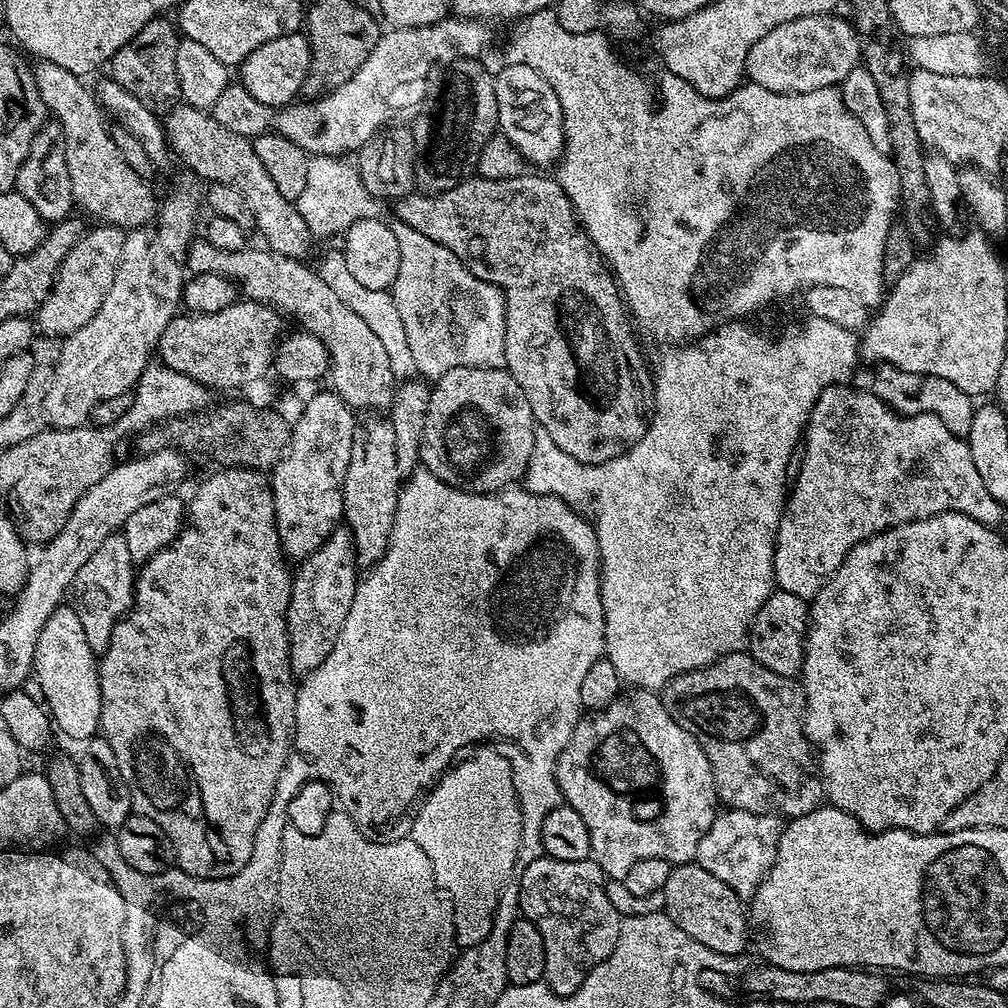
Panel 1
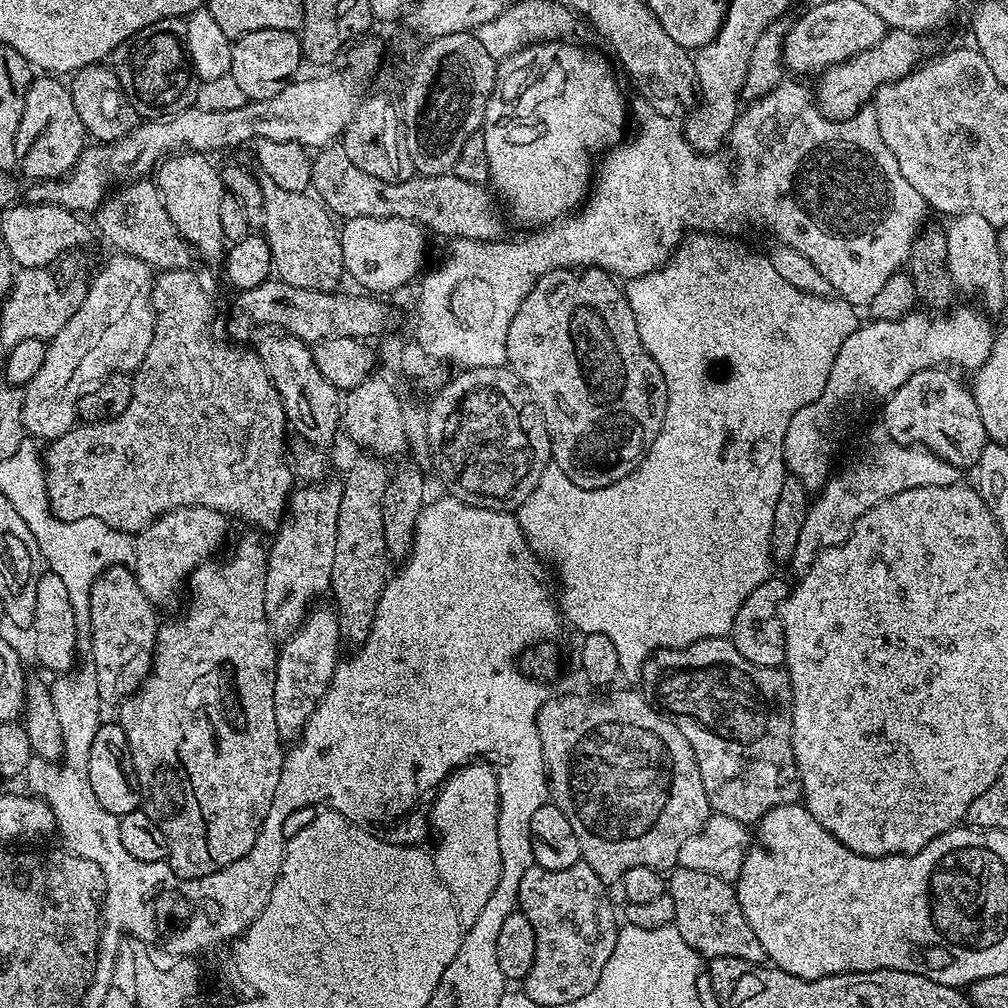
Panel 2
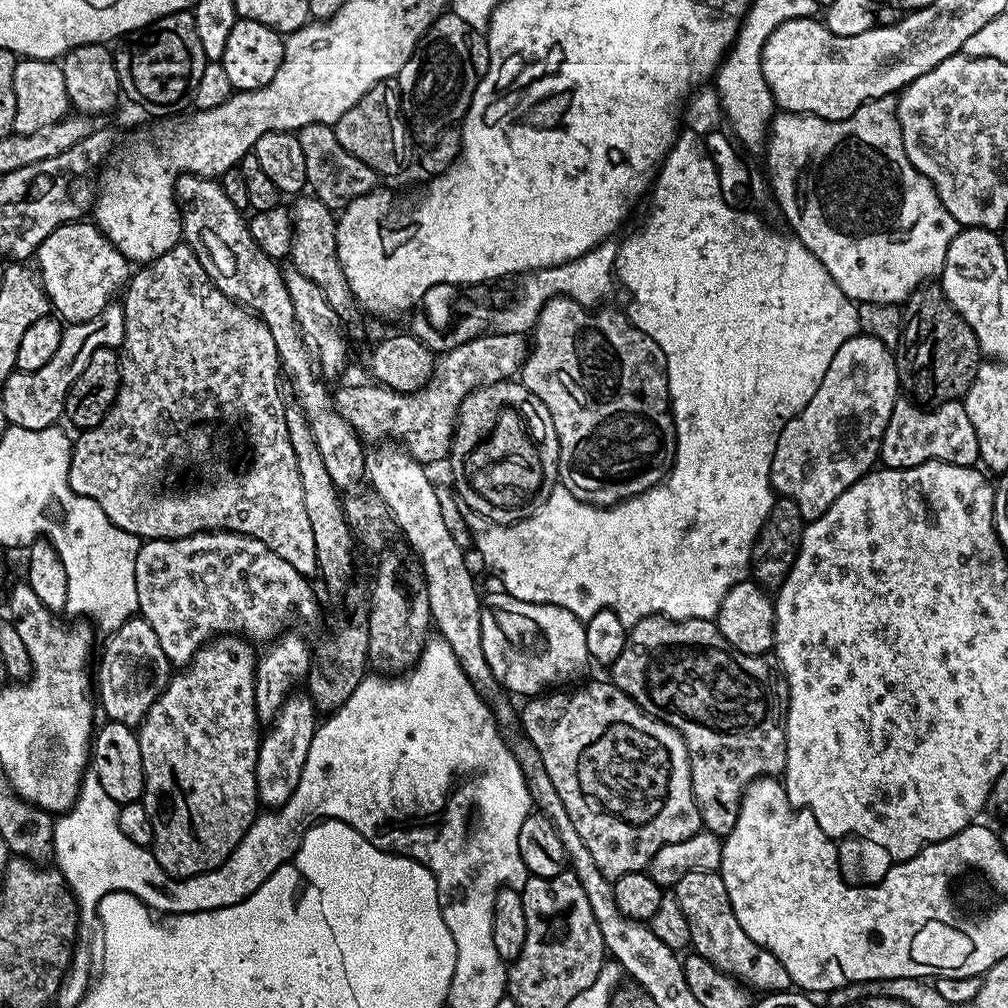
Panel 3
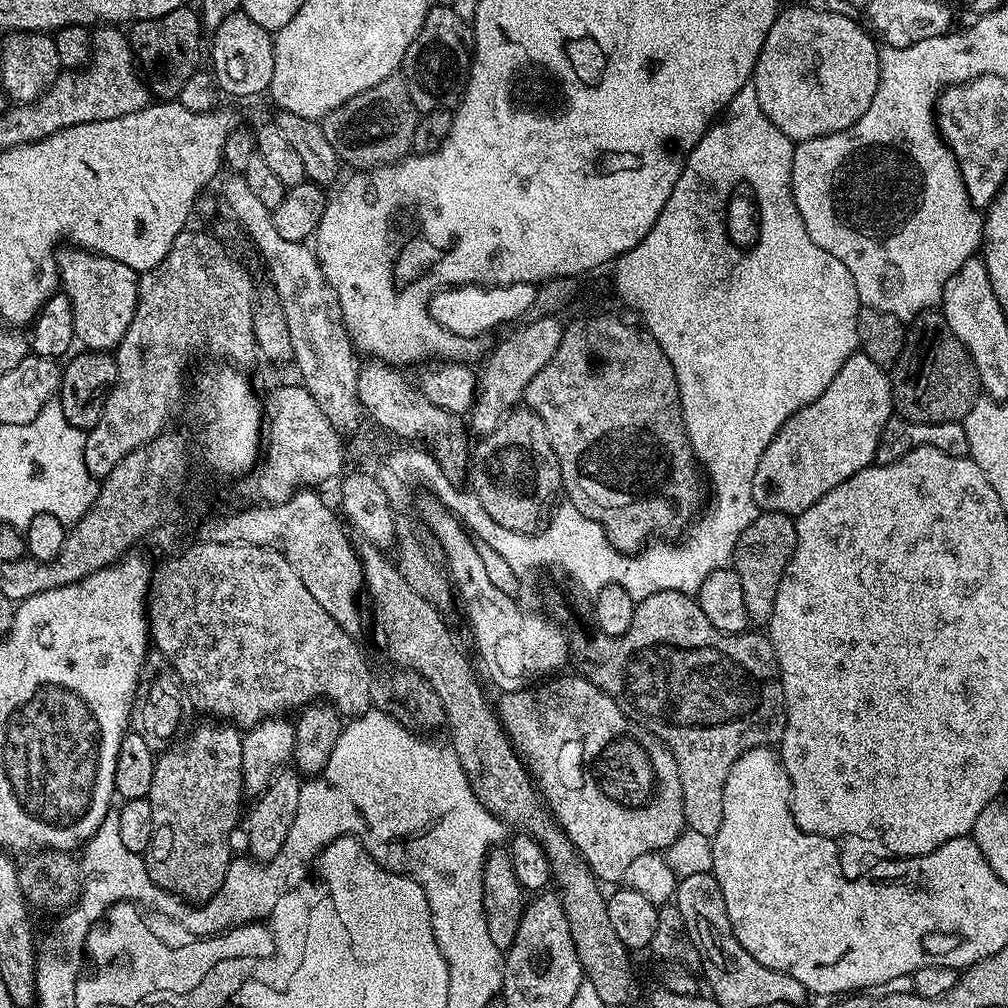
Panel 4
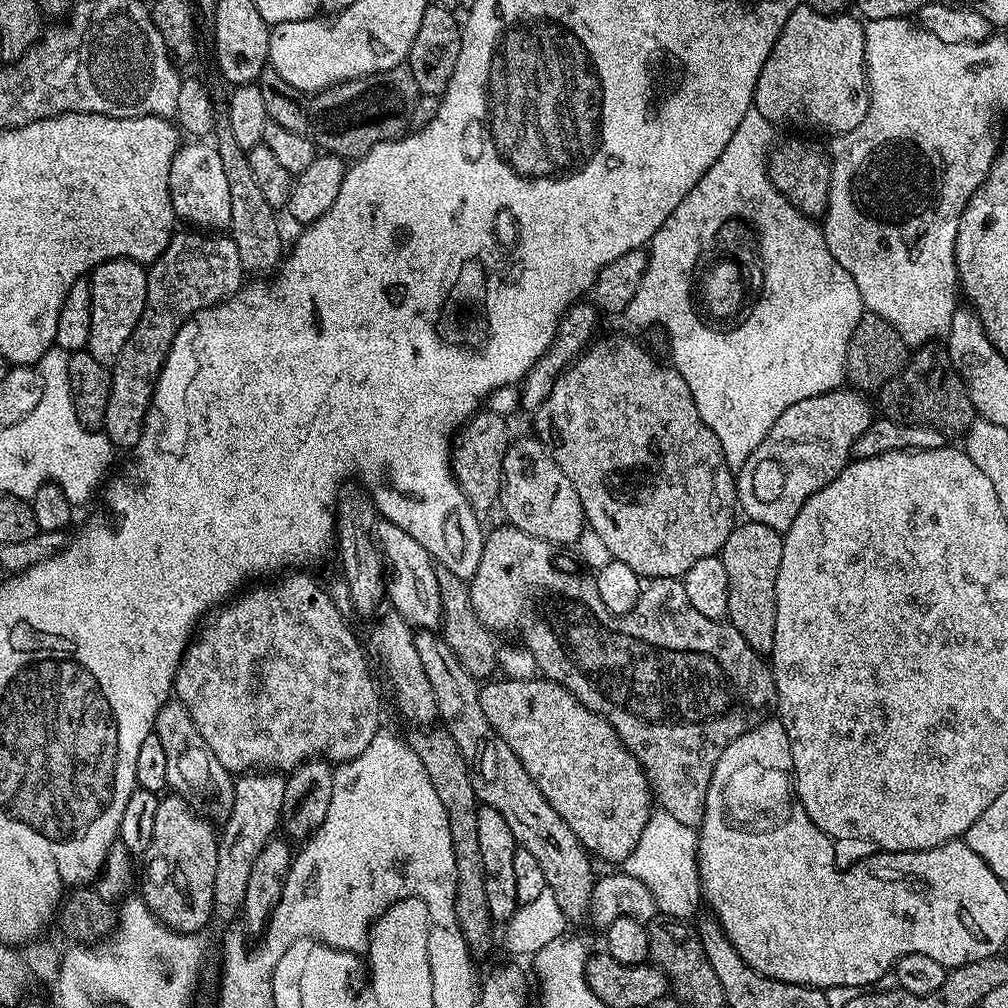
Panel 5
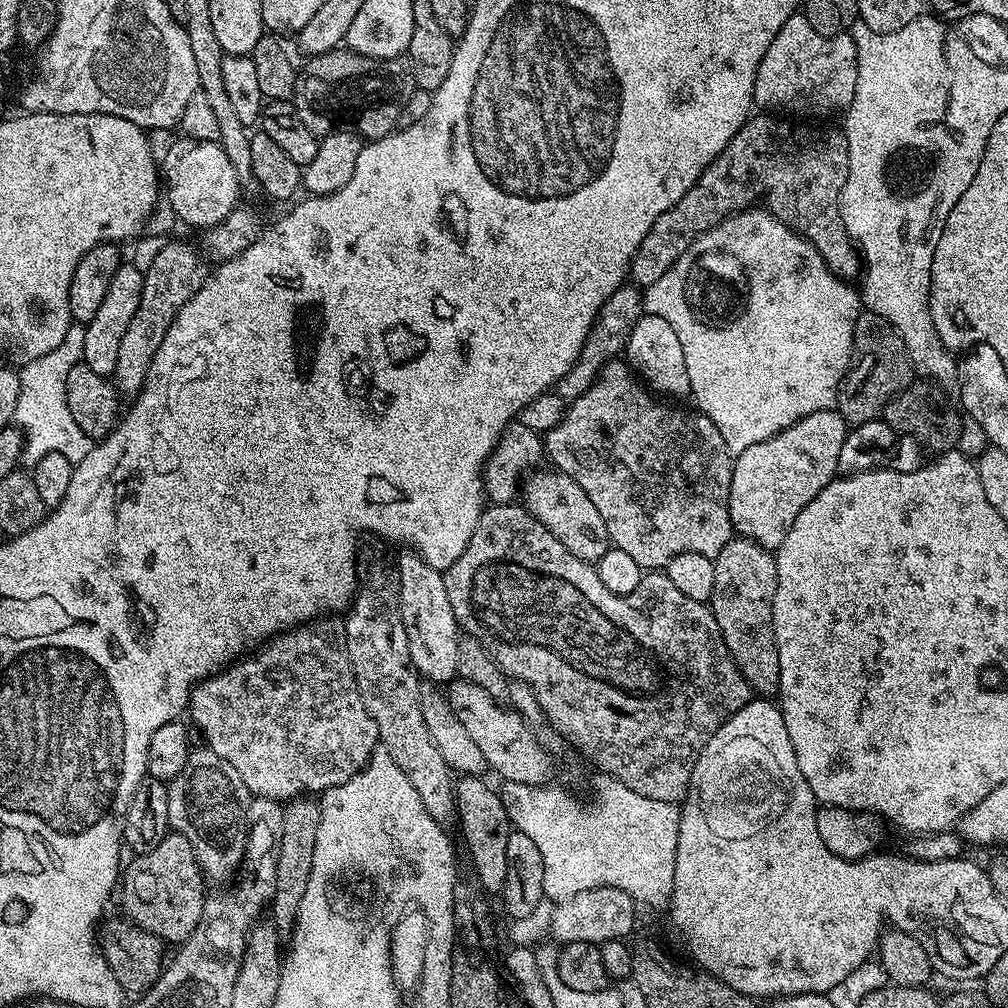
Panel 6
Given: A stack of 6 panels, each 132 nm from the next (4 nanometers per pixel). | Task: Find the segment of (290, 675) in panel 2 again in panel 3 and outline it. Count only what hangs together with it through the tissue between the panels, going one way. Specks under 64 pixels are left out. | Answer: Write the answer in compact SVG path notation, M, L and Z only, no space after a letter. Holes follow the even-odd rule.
M293 694L284 701L280 713L271 721L272 728L263 733L260 742L260 753L256 763L256 785L260 795L260 804L265 809L280 808L294 794L298 780L302 778L302 766L306 766L306 754L310 754L310 742L318 727L318 713L311 696Z

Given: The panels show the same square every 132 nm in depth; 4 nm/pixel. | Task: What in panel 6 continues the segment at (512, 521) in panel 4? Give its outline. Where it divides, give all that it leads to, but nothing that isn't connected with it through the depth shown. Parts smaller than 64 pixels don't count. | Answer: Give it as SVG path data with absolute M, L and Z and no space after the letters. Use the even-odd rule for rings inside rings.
M555 470L544 471L533 471L523 481L523 507L527 508L530 514L534 514L534 518L538 518L538 522L542 522L542 526L546 526L546 530L550 530L550 534L554 534L554 538L558 538L558 542L562 542L562 546L570 550L570 554L589 562L600 560L602 554L606 554L610 547L606 522L602 522L602 514L598 514L594 502L590 502L586 490L582 490L582 486L574 482L574 478Z

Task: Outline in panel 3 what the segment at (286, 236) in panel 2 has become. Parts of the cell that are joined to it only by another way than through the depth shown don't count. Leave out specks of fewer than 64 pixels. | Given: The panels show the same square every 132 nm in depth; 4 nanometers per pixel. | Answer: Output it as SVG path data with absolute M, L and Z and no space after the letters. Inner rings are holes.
M304 194L297 200L300 201L290 208L292 213L291 267L300 271L322 290L328 304L341 317L347 337L353 343L362 342L365 339L370 340L372 344L377 343L382 340L384 331L374 324L375 321L367 322L367 315L361 311L353 298L349 283L346 282L345 272L341 268L335 213L313 195Z

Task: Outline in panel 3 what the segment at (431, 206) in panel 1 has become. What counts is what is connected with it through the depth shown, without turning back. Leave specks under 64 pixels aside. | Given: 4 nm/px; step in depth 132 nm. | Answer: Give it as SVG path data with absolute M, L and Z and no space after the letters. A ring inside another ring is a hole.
M311 124L297 133L302 142L302 155L306 157L306 174L308 188L314 196L321 200L331 210L343 210L356 198L362 198L368 192L377 191L378 174L366 162L354 158L338 142L336 129L330 124ZM555 296L552 300L544 301L544 308L536 317L536 327L530 336L530 351L524 367L520 369L518 376L525 386L538 397L550 410L550 418L554 422L554 430L558 434L558 450L560 451L559 483L569 488L580 500L586 500L589 504L607 506L609 504L621 504L639 492L650 490L655 484L667 476L672 468L672 462L676 458L676 424L672 420L672 409L668 399L668 371L666 370L666 358L654 342L642 330L632 325L623 311L615 312L612 308L584 308L578 302L574 302L569 296Z

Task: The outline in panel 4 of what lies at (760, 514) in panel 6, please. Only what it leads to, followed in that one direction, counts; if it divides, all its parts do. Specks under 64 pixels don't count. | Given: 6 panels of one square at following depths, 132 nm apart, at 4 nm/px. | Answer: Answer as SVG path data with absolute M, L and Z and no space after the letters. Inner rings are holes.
M858 350L834 374L834 382L822 390L814 402L810 402L802 410L792 415L778 430L776 437L766 446L766 454L758 462L758 470L754 470L754 502L757 509L766 512L781 512L793 518L802 515L822 494L830 494L834 486L846 482L858 470L869 467L876 459L878 442L882 438L882 430L886 422L893 419L892 381L885 365L874 362L862 350Z

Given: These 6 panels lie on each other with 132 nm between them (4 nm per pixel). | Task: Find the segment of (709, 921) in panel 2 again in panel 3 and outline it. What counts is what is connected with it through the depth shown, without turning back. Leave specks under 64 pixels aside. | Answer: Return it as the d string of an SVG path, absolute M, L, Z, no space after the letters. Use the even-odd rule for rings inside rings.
M719 871L686 874L686 878L674 885L674 895L678 906L682 906L682 914L686 914L686 922L690 922L691 947L695 955L706 958L706 962L730 974L745 988L760 994L787 992L793 987L790 974L786 974L786 966L782 966L770 950L758 946L758 942L742 930L738 918L734 918L734 910Z

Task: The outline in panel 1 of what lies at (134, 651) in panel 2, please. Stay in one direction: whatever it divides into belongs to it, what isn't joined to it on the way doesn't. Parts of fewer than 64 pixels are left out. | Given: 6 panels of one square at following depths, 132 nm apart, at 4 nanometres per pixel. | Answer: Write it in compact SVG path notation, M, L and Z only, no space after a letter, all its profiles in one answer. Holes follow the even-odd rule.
M123 535L106 538L90 558L86 558L82 570L74 574L70 592L70 604L75 608L78 618L82 618L82 631L86 633L86 642L90 642L93 652L102 654L112 640L112 631L116 623L126 616L136 598L137 565L130 558Z

